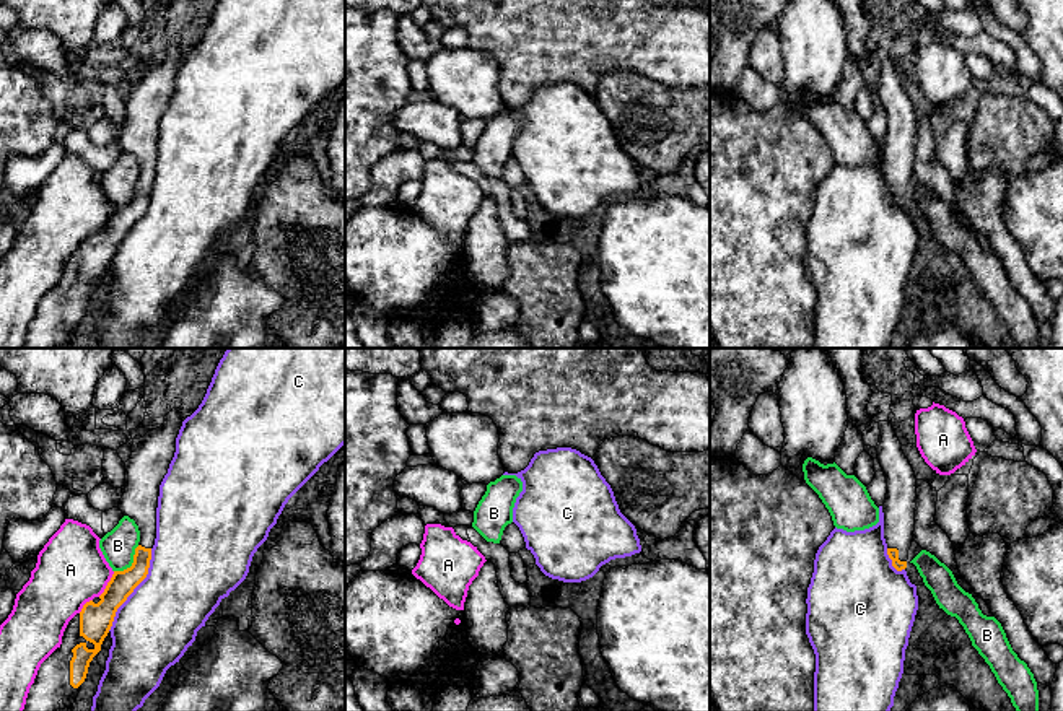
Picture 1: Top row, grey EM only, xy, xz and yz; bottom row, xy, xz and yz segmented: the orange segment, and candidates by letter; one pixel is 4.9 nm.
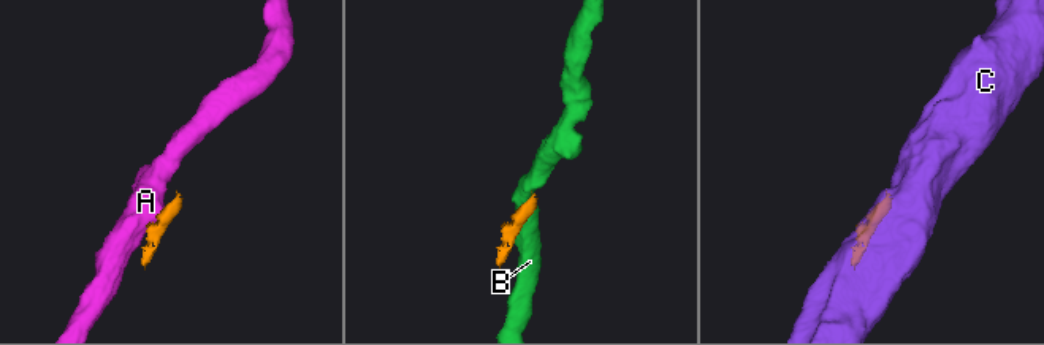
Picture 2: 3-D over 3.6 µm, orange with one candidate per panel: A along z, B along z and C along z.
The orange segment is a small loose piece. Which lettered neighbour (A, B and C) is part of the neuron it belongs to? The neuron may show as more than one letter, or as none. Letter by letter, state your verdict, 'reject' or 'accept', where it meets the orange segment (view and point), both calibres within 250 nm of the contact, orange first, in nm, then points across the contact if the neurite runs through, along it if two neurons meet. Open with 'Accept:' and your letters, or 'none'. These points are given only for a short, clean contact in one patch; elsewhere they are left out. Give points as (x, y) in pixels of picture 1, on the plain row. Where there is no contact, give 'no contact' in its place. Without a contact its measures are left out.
Accept: none
A: reject; meets orange in xy at (108, 220); 160 nm thick on the orange side, 340 nm on the other; border along xy (114, 207), (98, 231)
B: reject; meets orange in xy at (132, 199); 130 nm thick on the orange side, 160 nm on the other; border along xy (139, 181), (134, 197), (114, 207)
C: reject; meets orange in xy at (134, 223); 160 nm thick on the orange side, 400 nm on the other

